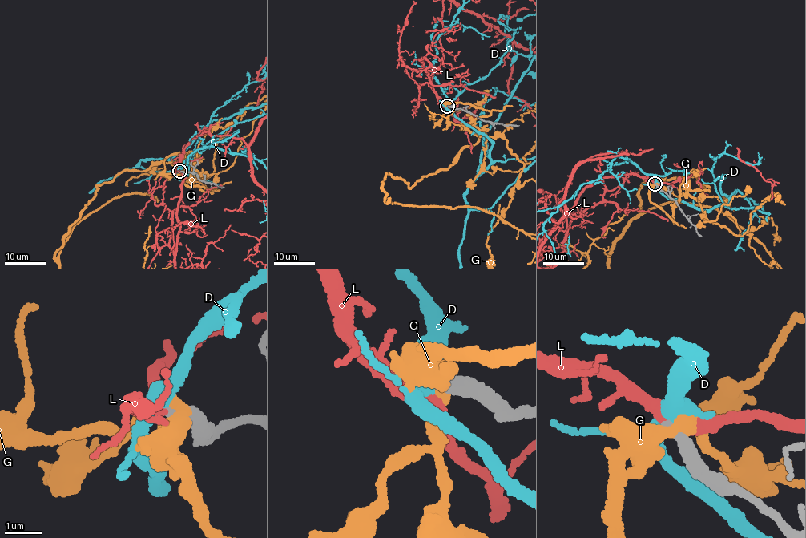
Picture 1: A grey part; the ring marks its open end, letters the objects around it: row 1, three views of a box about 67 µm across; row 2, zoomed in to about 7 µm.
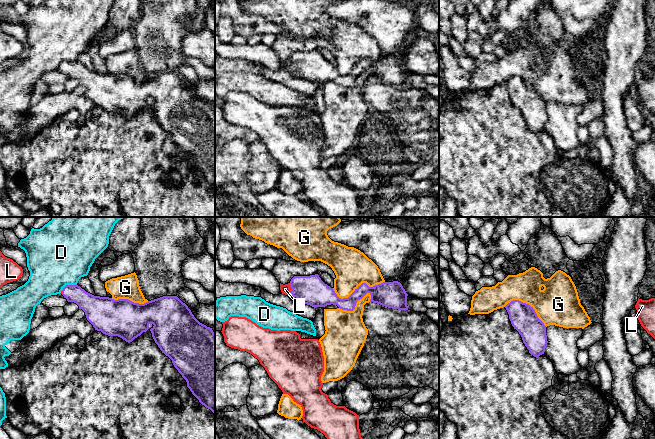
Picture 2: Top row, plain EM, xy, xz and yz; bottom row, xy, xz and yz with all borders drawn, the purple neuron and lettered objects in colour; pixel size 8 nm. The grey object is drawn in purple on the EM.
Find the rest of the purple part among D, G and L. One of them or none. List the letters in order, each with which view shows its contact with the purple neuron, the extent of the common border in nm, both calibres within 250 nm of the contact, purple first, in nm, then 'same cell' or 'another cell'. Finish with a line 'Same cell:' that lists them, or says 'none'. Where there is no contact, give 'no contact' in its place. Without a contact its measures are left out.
D: xy | 140 nm | 160/480 nm | another cell
G: xz | 420 nm | 200/300 nm | another cell
L: xz | 80 nm | 240/80 nm | same cell
Same cell: L

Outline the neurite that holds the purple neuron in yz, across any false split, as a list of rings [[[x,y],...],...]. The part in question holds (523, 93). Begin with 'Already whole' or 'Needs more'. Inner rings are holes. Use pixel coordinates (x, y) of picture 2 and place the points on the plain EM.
Already whole. [[[513,76],[505,82],[512,102],[522,113],[529,129],[538,134],[547,122],[546,102],[529,80]]]

